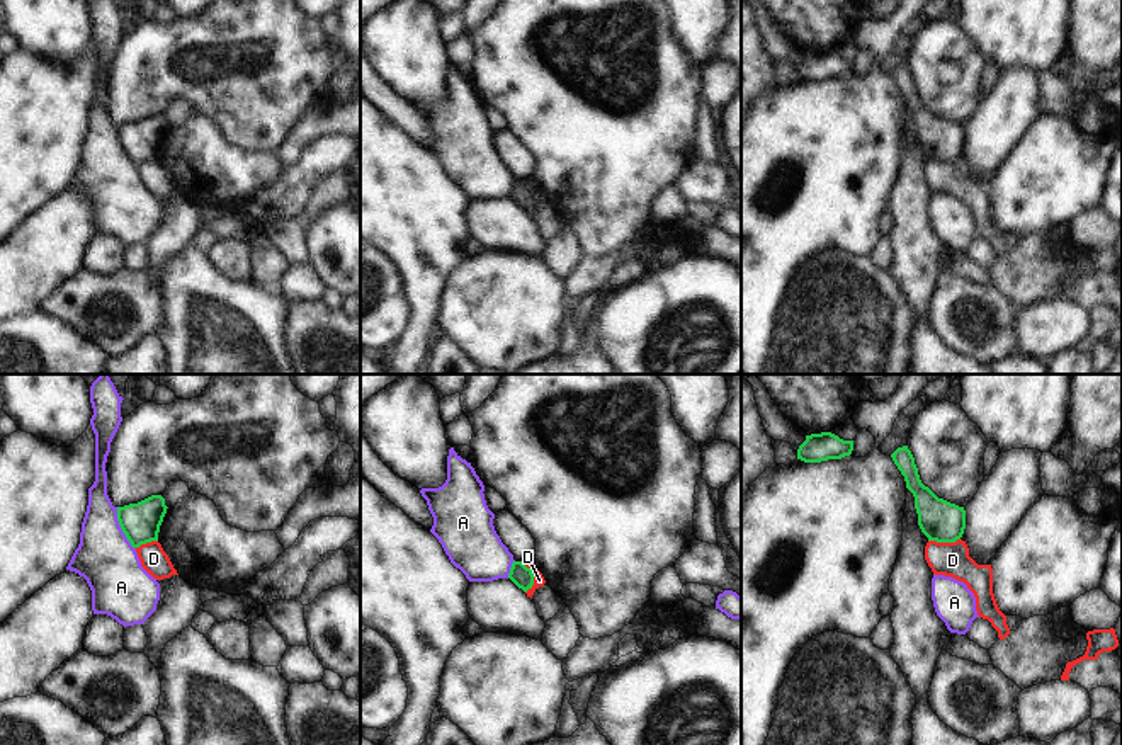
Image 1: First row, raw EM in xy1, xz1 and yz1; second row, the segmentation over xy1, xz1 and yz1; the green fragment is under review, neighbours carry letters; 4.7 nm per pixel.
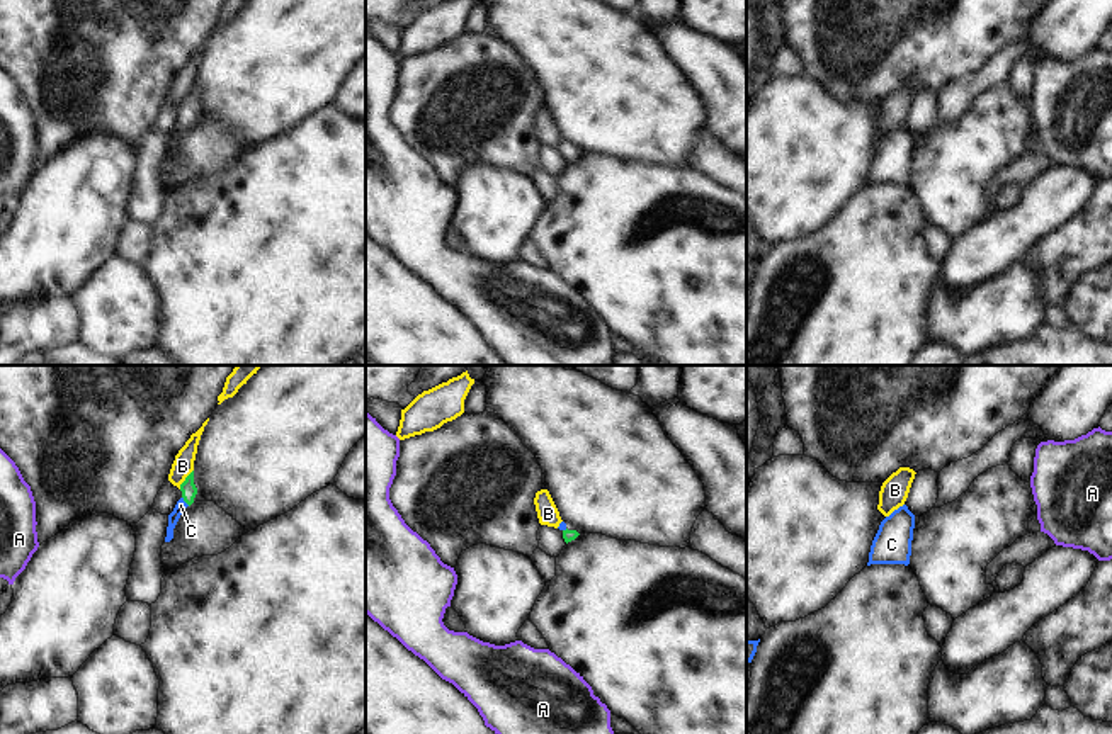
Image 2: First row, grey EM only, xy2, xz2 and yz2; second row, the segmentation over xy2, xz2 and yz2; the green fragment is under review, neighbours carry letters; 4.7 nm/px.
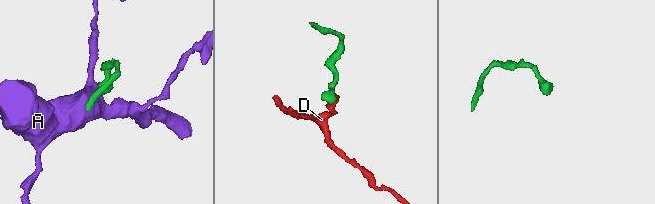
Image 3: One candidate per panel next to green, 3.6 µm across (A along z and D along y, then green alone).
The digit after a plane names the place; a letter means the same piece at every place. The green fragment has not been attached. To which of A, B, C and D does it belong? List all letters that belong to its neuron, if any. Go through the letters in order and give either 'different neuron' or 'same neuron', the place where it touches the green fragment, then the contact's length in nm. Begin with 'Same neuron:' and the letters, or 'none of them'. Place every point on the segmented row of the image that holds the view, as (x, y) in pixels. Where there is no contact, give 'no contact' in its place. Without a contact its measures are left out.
Same neuron: C
A: different neuron | xy1 (121, 528) | 220 nm
B: different neuron | xy2 (186, 479) | 120 nm
C: same neuron | xy2 (186, 502) | 60 nm
D: different neuron | xz1 (532, 577) | 150 nm

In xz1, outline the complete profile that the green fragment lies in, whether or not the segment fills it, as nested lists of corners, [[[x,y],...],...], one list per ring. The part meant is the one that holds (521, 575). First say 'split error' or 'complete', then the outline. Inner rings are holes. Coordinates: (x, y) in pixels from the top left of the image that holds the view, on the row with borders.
complete | [[[513,561],[508,578],[524,592],[527,592],[529,589],[532,589],[534,585],[534,573],[530,568],[527,568],[524,565],[524,561]]]

